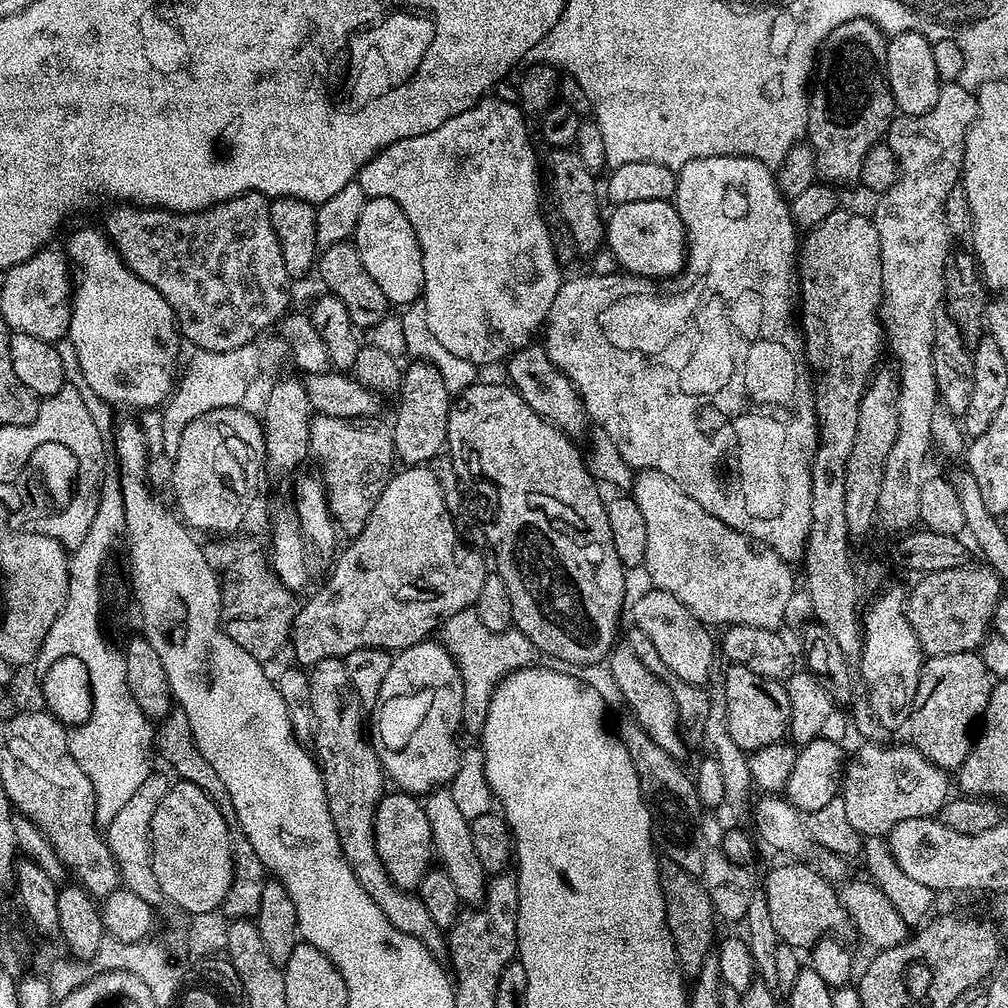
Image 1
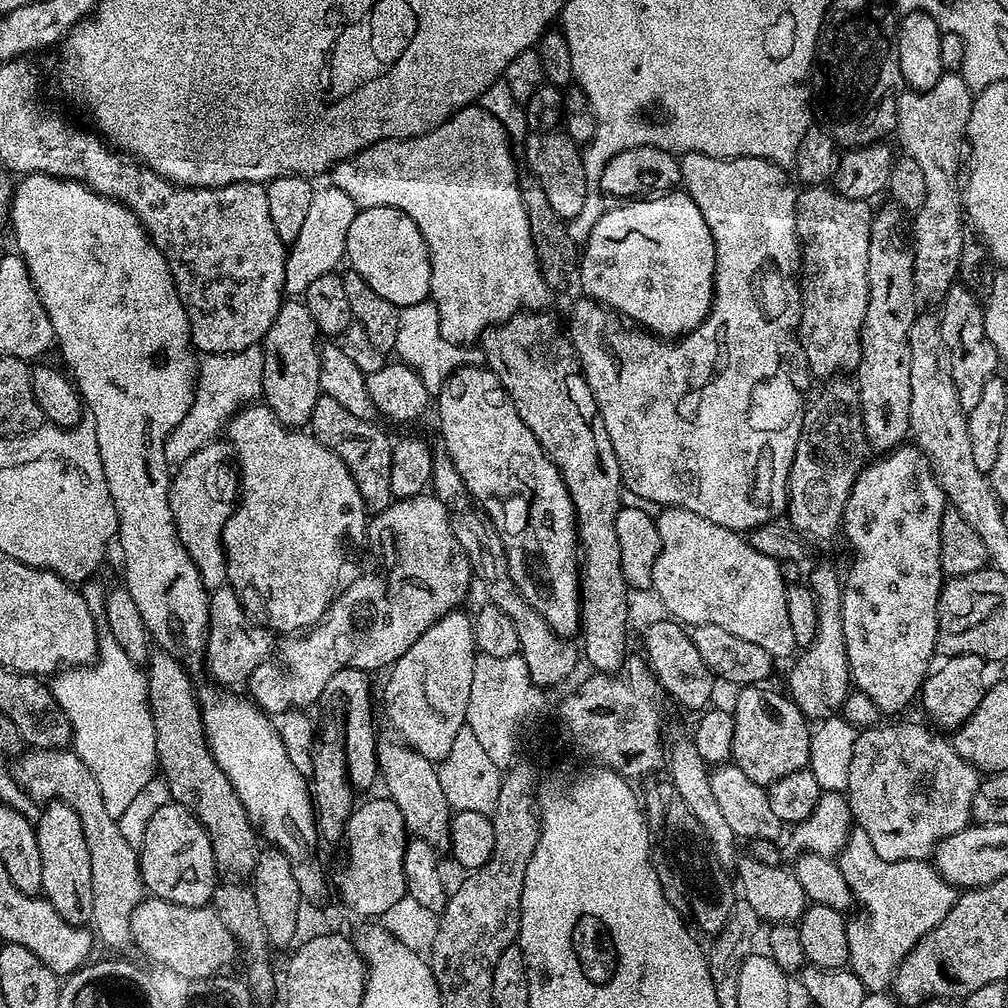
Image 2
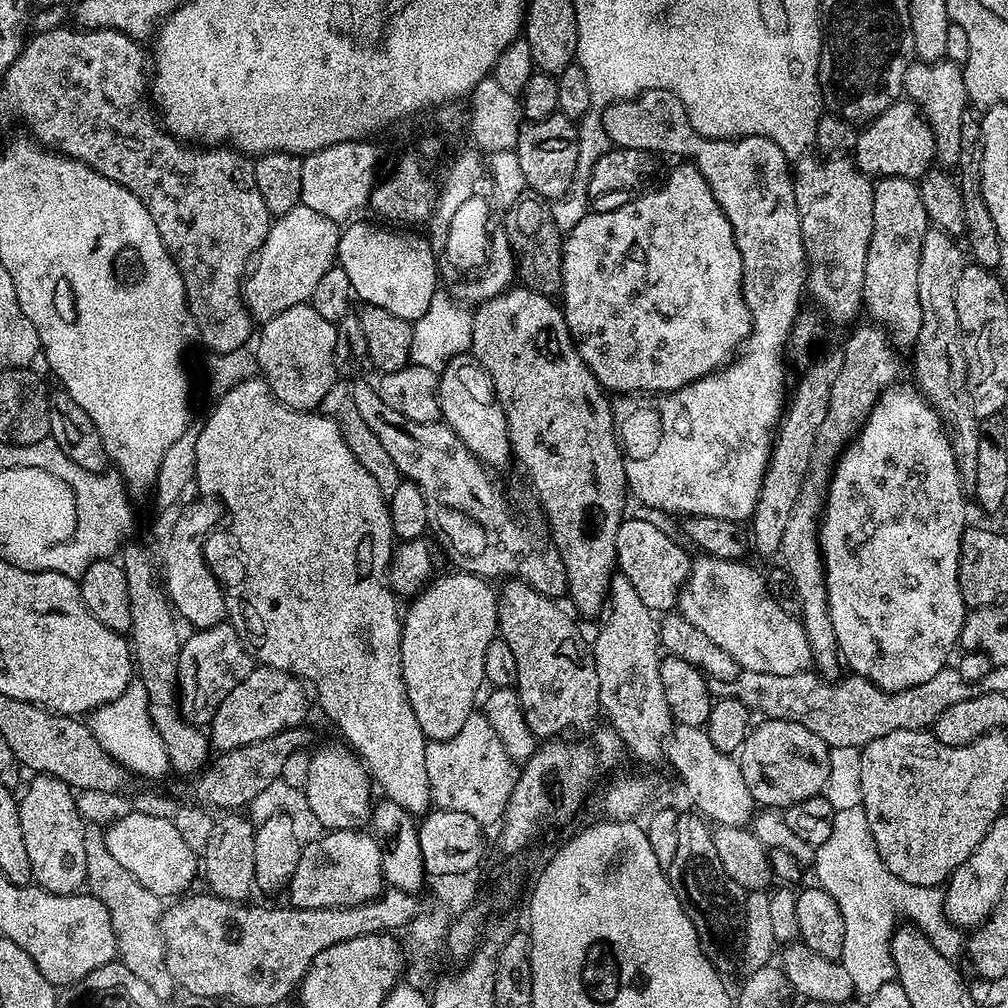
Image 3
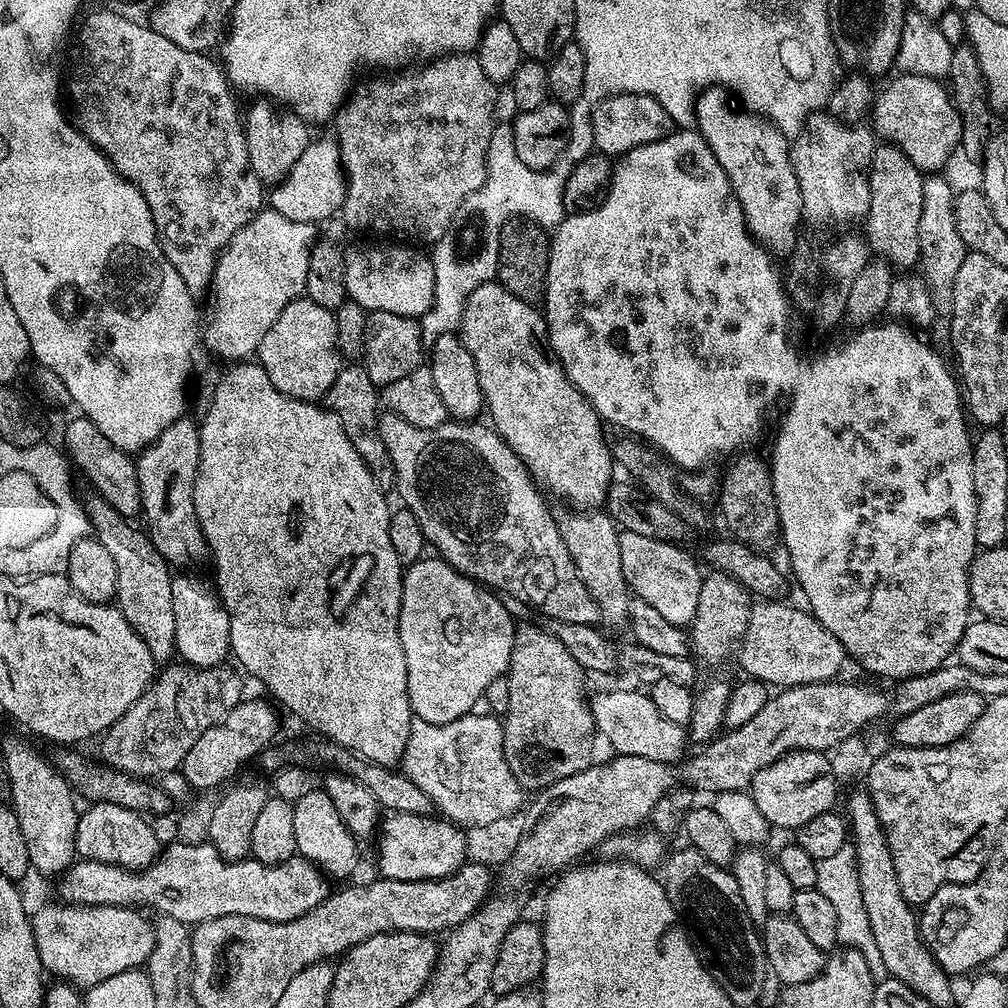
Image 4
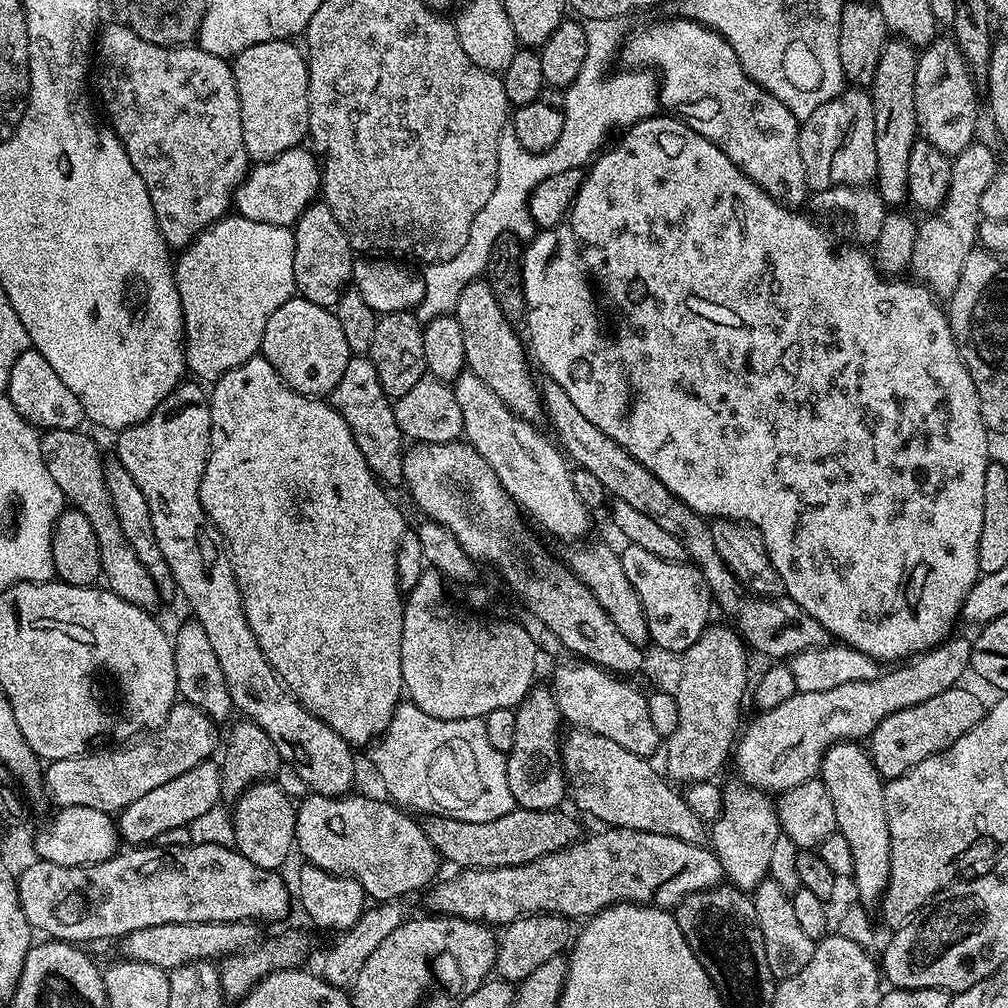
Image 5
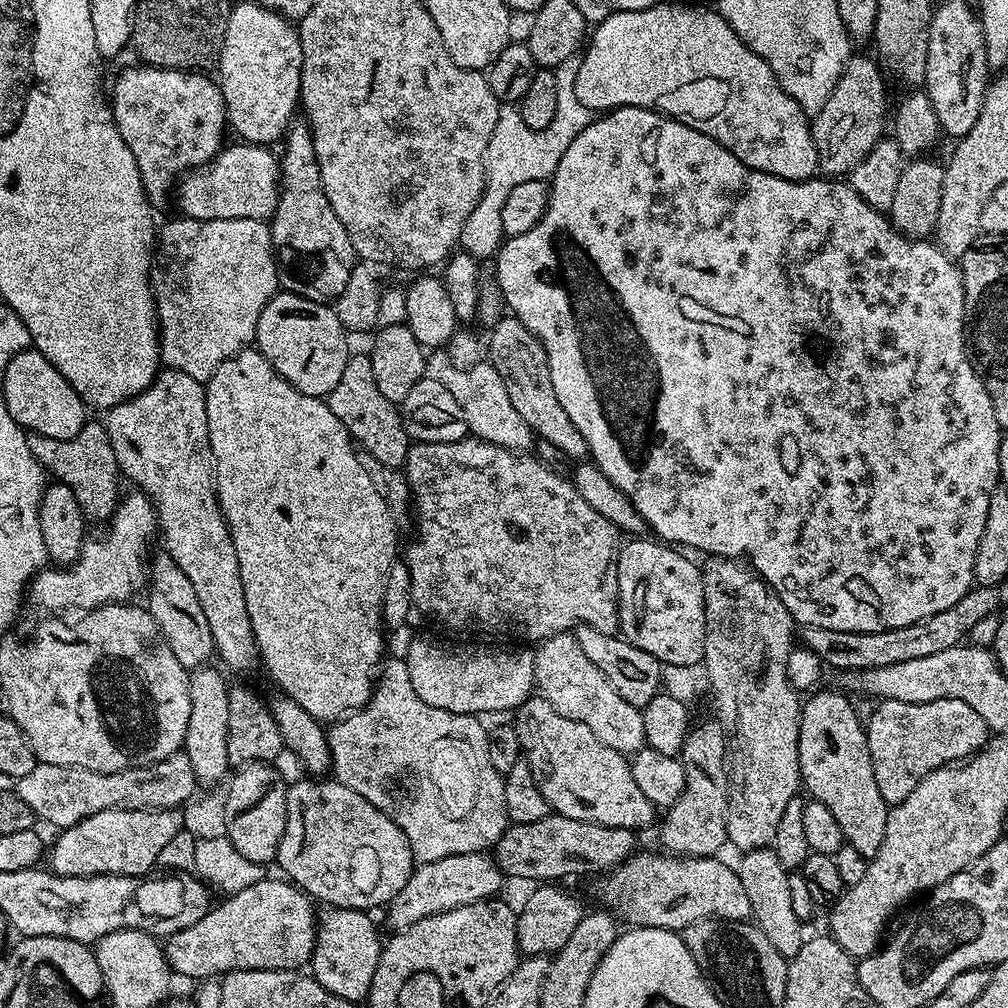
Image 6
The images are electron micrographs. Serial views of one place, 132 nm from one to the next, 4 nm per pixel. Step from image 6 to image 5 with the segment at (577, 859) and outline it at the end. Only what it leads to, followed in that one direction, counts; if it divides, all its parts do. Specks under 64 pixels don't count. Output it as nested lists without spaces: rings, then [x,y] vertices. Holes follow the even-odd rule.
[[[515,807],[510,814],[494,818],[494,822],[462,822],[449,816],[425,815],[422,827],[426,838],[440,855],[441,861],[457,864],[457,869],[501,868],[522,866],[551,852],[567,848],[581,839],[580,824],[563,810],[530,810]]]

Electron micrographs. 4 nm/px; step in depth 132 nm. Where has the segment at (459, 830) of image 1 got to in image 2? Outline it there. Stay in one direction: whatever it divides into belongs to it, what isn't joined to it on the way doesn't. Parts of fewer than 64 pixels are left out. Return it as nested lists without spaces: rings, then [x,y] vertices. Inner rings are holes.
[[[381,739],[376,745],[376,757],[380,763],[379,775],[382,777],[382,784],[384,780],[388,787],[387,795],[396,803],[398,810],[402,810],[402,818],[415,839],[426,842],[437,853],[447,853],[454,810],[450,802],[446,802],[437,765],[399,739],[391,739]]]

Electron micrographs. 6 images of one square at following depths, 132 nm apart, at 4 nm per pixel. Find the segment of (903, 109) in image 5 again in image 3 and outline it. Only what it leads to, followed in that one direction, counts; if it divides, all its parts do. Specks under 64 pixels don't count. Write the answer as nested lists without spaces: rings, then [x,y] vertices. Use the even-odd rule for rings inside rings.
[[[885,176],[877,179],[873,183],[872,189],[874,190],[874,226],[870,234],[870,250],[866,254],[866,274],[864,275],[864,303],[862,305],[865,313],[869,312],[871,319],[879,324],[889,336],[892,337],[893,345],[897,349],[903,348],[911,349],[915,345],[918,338],[918,330],[922,330],[922,305],[918,302],[918,262],[920,261],[920,251],[922,250],[922,238],[926,238],[930,221],[926,214],[926,206],[922,206],[922,198],[920,197],[920,189],[917,181],[907,180],[901,176]]]

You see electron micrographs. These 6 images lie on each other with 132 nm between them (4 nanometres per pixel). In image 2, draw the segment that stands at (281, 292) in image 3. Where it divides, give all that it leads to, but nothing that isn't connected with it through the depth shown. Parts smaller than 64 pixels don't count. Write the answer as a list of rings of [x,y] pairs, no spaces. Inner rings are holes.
[[[331,186],[317,187],[312,194],[310,211],[298,238],[287,249],[286,278],[284,290],[288,294],[303,294],[322,274],[336,272],[345,259],[346,234],[350,231],[350,222],[354,222],[358,209],[356,203],[342,190]]]

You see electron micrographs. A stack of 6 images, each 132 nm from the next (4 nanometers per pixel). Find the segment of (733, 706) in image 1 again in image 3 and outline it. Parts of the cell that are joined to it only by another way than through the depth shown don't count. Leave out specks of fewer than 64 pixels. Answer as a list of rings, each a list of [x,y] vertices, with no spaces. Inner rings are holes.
[[[761,719],[740,747],[738,763],[757,805],[777,810],[821,795],[830,776],[828,744],[814,730],[806,730],[806,726],[789,720]]]

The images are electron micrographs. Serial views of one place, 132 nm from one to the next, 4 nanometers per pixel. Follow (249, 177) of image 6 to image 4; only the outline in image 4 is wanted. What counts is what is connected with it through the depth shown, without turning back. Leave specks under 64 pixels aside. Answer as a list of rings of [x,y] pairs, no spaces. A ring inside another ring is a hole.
[[[313,139],[306,150],[302,150],[302,158],[294,162],[294,170],[290,170],[282,183],[271,189],[271,211],[294,222],[319,225],[320,220],[328,220],[335,212],[337,215],[343,209],[345,183],[340,147],[336,145],[335,139]]]

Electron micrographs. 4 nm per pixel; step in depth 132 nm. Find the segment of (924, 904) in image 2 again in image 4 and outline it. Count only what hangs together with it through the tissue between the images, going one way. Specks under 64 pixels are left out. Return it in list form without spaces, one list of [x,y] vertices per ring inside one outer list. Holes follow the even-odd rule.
[[[850,844],[844,845],[842,850],[838,850],[833,857],[817,861],[817,866],[816,888],[820,893],[825,894],[834,910],[837,911],[840,944],[857,949],[862,954],[870,969],[873,981],[879,982],[887,979],[889,977],[888,971],[885,968],[885,963],[882,962],[882,954],[879,953],[878,946],[875,943],[870,920],[866,915],[865,903],[862,902],[861,886],[858,882],[856,851]]]

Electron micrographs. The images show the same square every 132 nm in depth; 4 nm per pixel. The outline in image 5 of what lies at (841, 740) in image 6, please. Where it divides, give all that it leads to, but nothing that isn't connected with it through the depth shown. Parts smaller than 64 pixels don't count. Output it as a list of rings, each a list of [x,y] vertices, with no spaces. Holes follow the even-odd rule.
[[[843,742],[828,748],[821,760],[818,779],[830,793],[830,802],[834,802],[836,827],[842,838],[846,838],[854,858],[850,883],[856,887],[855,899],[865,909],[872,910],[883,900],[890,882],[890,826],[884,801],[885,781],[872,765],[871,755],[865,749],[863,752],[859,746],[856,742]]]

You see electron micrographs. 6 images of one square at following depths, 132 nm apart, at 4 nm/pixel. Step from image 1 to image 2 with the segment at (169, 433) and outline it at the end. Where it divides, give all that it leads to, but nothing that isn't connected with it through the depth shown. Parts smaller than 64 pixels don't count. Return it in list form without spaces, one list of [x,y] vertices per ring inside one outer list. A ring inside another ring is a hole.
[[[261,345],[247,347],[246,350],[230,352],[226,355],[214,355],[205,353],[197,359],[197,376],[194,402],[186,417],[171,431],[170,437],[166,440],[166,460],[170,468],[177,468],[183,465],[193,456],[197,450],[204,448],[204,445],[213,441],[219,431],[227,427],[230,421],[240,409],[249,403],[253,403],[263,393],[262,370],[264,369],[264,352]]]

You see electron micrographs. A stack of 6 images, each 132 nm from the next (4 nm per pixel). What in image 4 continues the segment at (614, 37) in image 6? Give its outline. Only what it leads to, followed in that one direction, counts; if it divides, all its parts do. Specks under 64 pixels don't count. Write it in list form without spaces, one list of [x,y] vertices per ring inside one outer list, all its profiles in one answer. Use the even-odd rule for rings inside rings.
[[[719,86],[704,89],[696,97],[695,127],[710,150],[714,150],[718,166],[726,170],[749,232],[773,257],[791,257],[801,235],[802,209],[789,137],[782,135],[771,120],[737,106],[734,100],[732,105],[731,99],[729,89]]]

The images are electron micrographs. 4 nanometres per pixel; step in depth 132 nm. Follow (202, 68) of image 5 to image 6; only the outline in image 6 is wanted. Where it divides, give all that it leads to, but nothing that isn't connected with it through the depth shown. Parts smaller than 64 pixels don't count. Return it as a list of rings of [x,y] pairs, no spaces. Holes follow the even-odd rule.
[[[146,63],[139,67],[128,68],[117,78],[112,92],[110,88],[110,107],[122,142],[130,146],[130,154],[138,162],[138,174],[148,202],[153,209],[160,210],[168,204],[168,191],[171,188],[173,191],[181,175],[180,168],[200,168],[225,147],[228,115],[220,85],[208,77],[211,75],[203,71],[153,68]]]

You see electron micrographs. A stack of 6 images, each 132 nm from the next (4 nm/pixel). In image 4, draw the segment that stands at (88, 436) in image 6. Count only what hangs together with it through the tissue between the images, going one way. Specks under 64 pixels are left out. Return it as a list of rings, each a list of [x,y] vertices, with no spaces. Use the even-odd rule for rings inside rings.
[[[95,494],[83,497],[84,513],[96,540],[106,546],[110,558],[114,558],[118,574],[115,603],[130,626],[146,642],[146,650],[157,662],[168,662],[176,656],[174,642],[174,598],[172,597],[173,569],[162,554],[152,545],[147,531],[135,528],[129,517],[118,514],[106,498]]]

